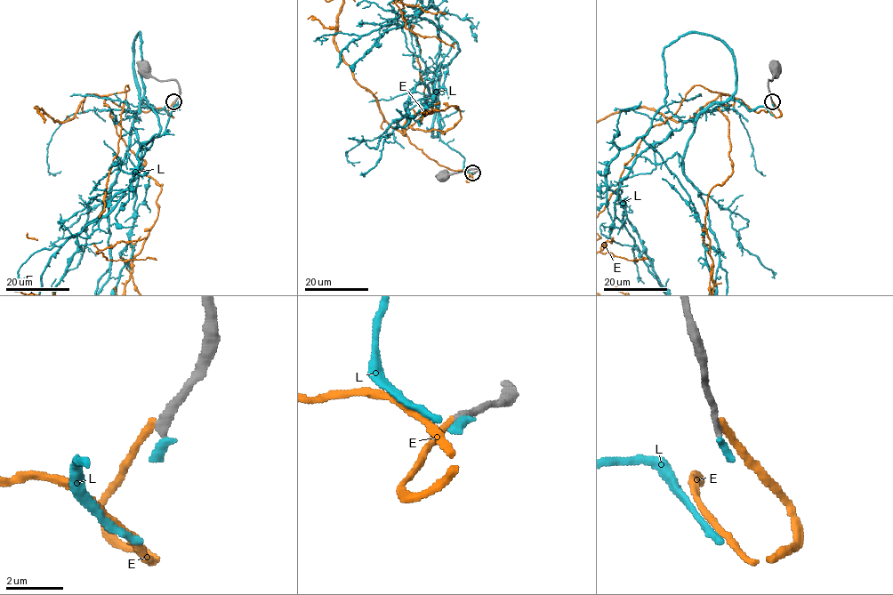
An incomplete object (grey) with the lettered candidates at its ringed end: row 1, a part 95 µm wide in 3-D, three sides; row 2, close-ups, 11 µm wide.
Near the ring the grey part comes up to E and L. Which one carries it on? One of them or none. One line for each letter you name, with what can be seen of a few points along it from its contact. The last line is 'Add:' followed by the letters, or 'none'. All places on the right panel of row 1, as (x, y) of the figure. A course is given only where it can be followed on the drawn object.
Add: none

